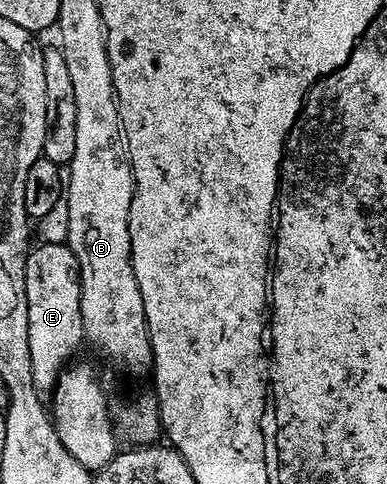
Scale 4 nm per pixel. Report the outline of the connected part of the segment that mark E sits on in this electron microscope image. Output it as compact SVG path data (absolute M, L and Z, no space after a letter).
M37 244L29 252L24 268L30 363L37 389L48 391L55 386L62 370L85 344L80 302L80 268L67 244Z

